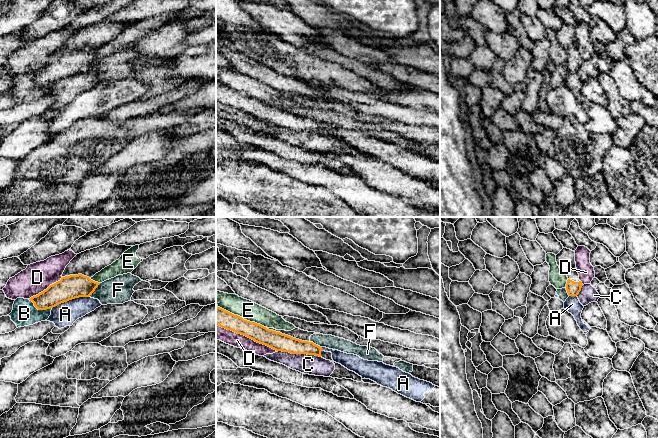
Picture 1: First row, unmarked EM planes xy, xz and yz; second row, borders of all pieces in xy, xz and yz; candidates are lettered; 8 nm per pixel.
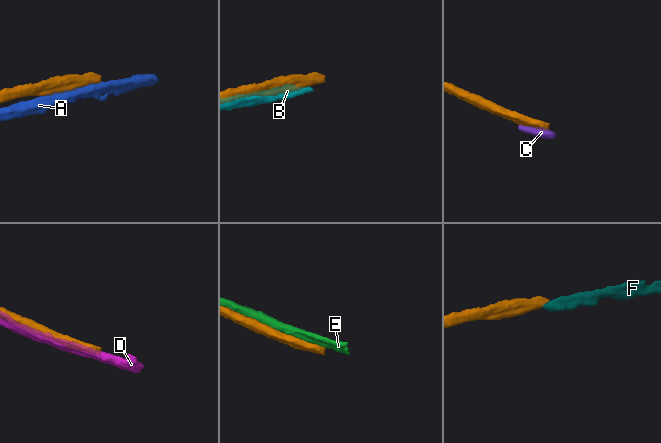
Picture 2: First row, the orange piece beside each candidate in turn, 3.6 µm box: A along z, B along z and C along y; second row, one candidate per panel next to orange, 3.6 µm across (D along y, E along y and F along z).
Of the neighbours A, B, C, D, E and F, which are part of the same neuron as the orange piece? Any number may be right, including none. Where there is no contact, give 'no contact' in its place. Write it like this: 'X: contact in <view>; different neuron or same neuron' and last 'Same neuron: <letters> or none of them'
A: contact in xy; different neuron
B: contact in xy; different neuron
C: contact in xz; different neuron
D: contact in xz; different neuron
E: contact in xz; different neuron
F: contact in xy; different neuron
Same neuron: none of them

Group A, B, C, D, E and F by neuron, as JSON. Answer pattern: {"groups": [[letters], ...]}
{"groups": [["A"], ["B", "C"], ["D"], ["E"], ["F"]]}

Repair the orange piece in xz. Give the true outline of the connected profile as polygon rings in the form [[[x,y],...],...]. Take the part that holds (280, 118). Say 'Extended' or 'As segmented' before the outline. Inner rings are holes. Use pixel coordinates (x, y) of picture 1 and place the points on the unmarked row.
Extended. [[[217,82],[216,101],[244,111],[276,127],[289,128],[291,130],[315,131],[333,137],[331,128],[323,127],[322,123],[313,118],[302,117],[280,108],[269,106],[260,100],[244,96],[242,93]]]

